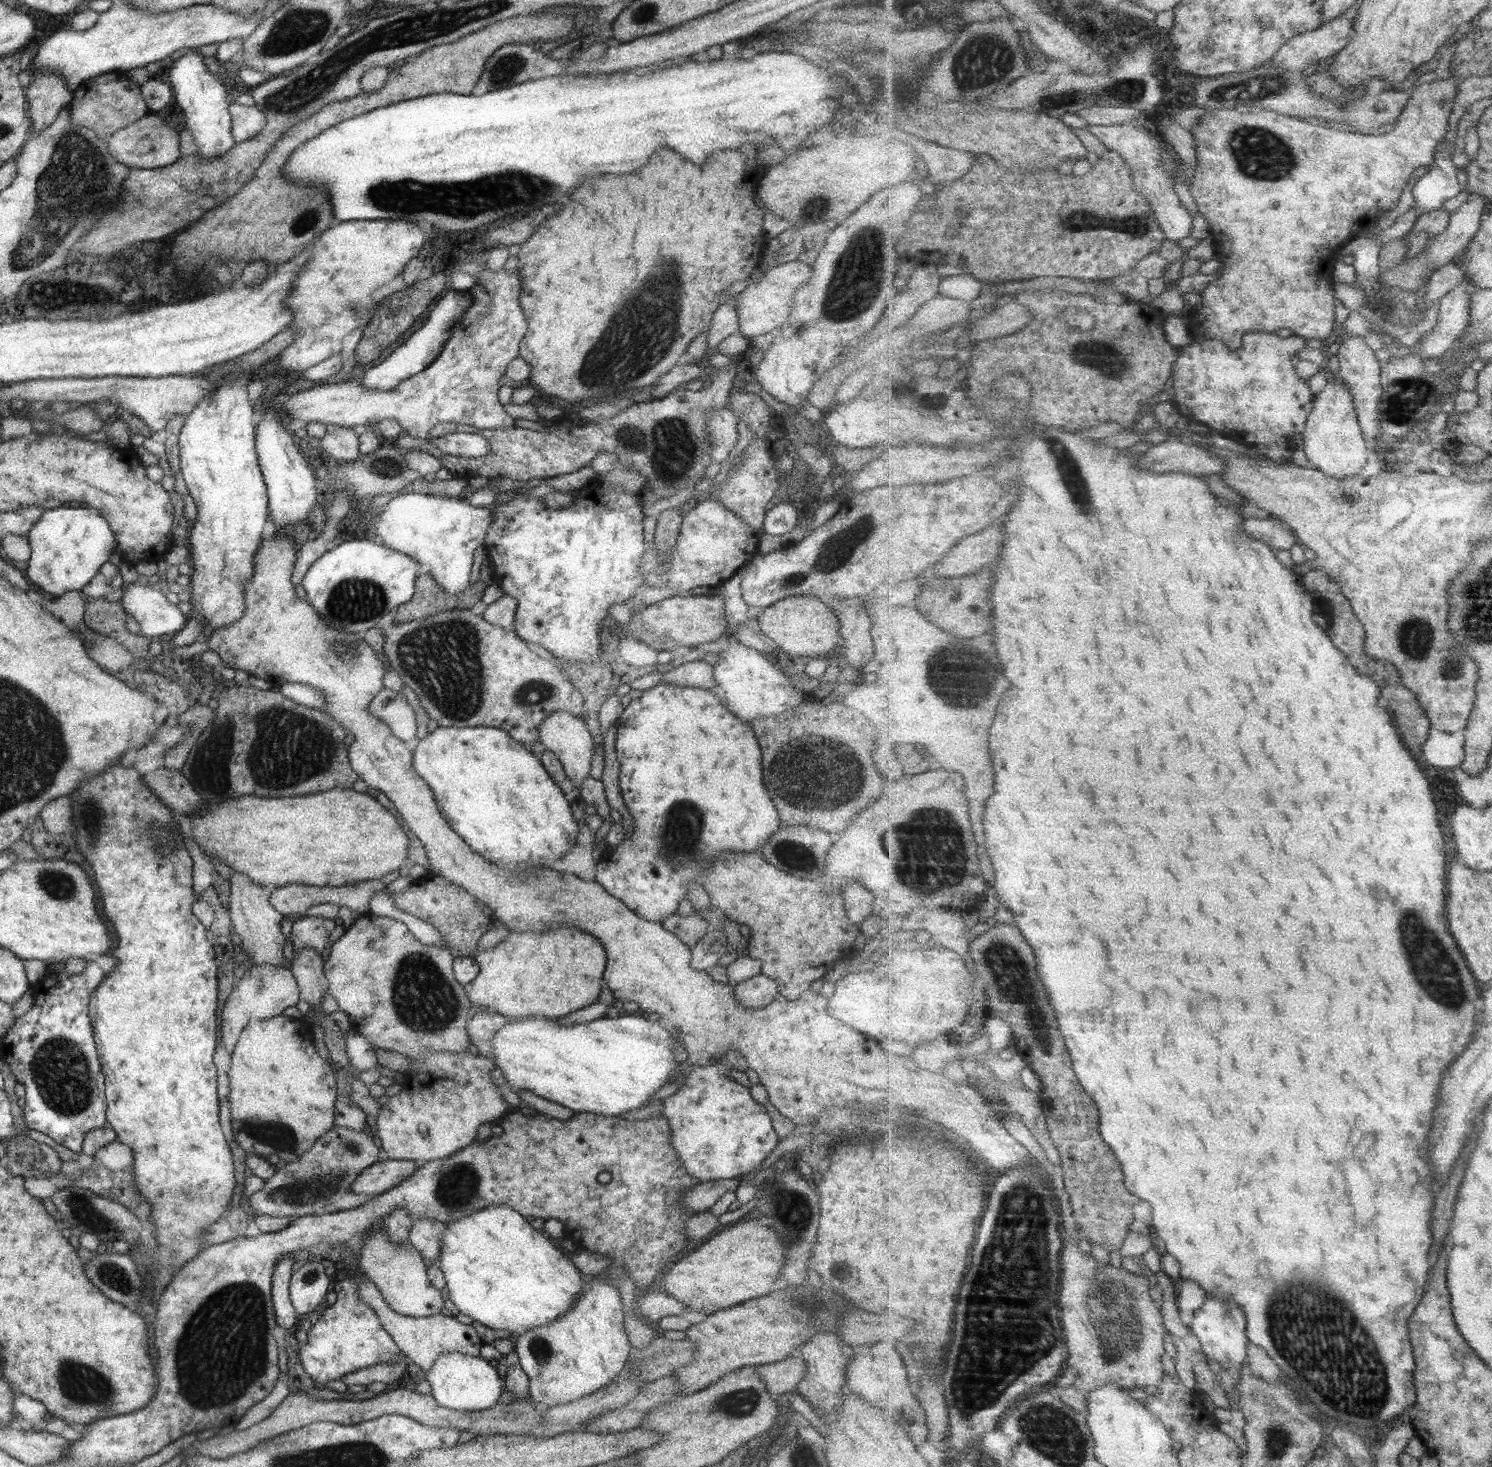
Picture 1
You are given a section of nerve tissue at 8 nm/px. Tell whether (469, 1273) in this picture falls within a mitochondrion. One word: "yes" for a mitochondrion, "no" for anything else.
no

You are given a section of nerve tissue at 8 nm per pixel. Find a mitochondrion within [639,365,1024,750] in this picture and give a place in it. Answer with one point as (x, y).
(839, 547)

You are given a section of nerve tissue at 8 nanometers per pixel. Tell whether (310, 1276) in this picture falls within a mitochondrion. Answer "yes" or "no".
yes

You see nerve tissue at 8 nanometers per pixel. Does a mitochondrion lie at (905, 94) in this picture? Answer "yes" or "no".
no

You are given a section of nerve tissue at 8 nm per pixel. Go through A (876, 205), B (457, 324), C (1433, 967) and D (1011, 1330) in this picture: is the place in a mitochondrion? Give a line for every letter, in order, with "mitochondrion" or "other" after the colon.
A: other
B: other
C: mitochondrion
D: mitochondrion

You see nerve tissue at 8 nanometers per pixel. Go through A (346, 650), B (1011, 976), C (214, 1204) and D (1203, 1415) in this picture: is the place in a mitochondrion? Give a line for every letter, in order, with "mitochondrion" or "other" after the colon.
A: mitochondrion
B: mitochondrion
C: other
D: other

